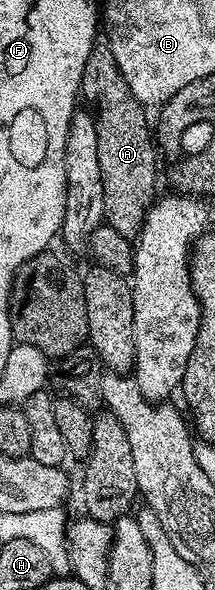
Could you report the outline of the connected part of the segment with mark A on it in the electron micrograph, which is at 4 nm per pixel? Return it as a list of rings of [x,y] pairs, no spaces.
[[[99,36],[93,42],[91,56],[87,56],[87,64],[83,68],[80,97],[93,115],[95,133],[99,136],[99,173],[103,175],[105,222],[124,238],[136,239],[149,207],[159,194],[159,150],[145,123],[146,111],[142,103],[137,101],[131,88],[127,88],[127,80],[123,80],[123,72],[119,72],[119,64],[115,64],[115,52],[111,52],[108,37]]]

